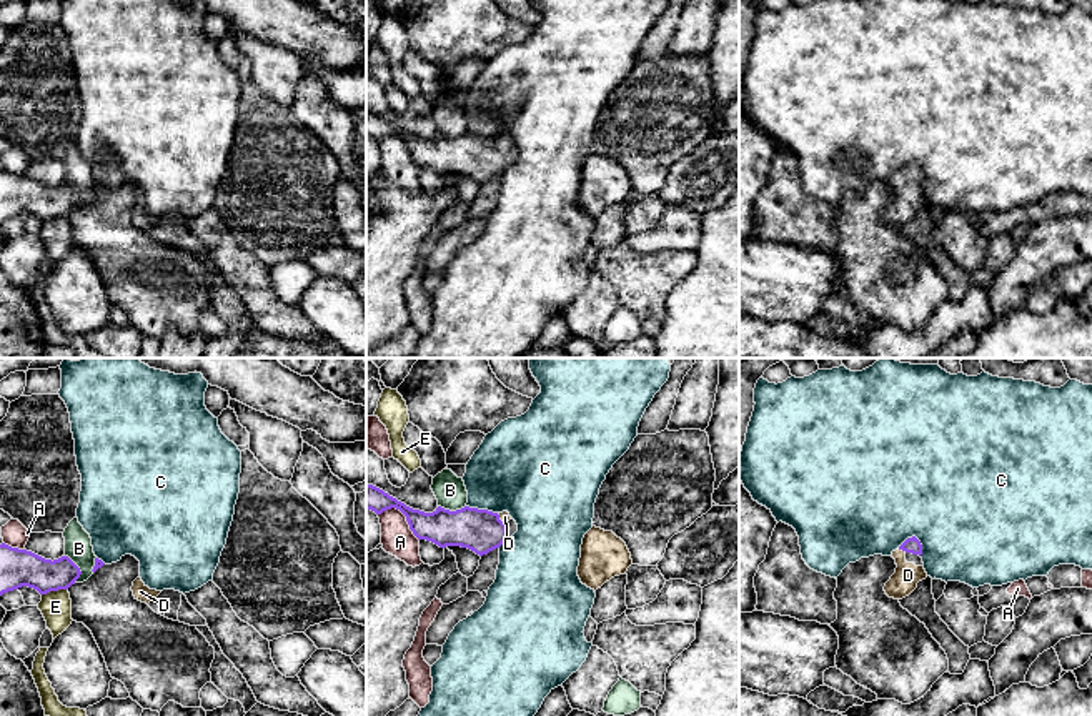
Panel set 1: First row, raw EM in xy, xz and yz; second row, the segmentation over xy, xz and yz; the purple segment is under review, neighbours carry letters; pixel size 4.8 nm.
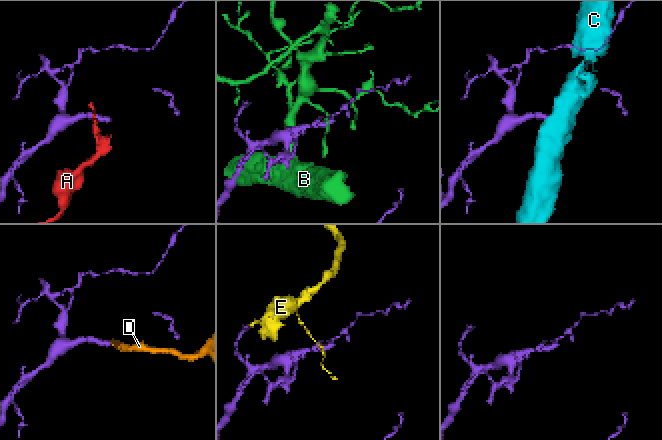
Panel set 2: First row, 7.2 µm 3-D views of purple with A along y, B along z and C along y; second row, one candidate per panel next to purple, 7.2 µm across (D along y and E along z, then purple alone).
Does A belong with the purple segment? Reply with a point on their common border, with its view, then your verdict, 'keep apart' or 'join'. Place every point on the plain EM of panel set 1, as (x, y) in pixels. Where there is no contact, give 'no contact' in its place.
meets purple in xz at (403, 140); keep apart

